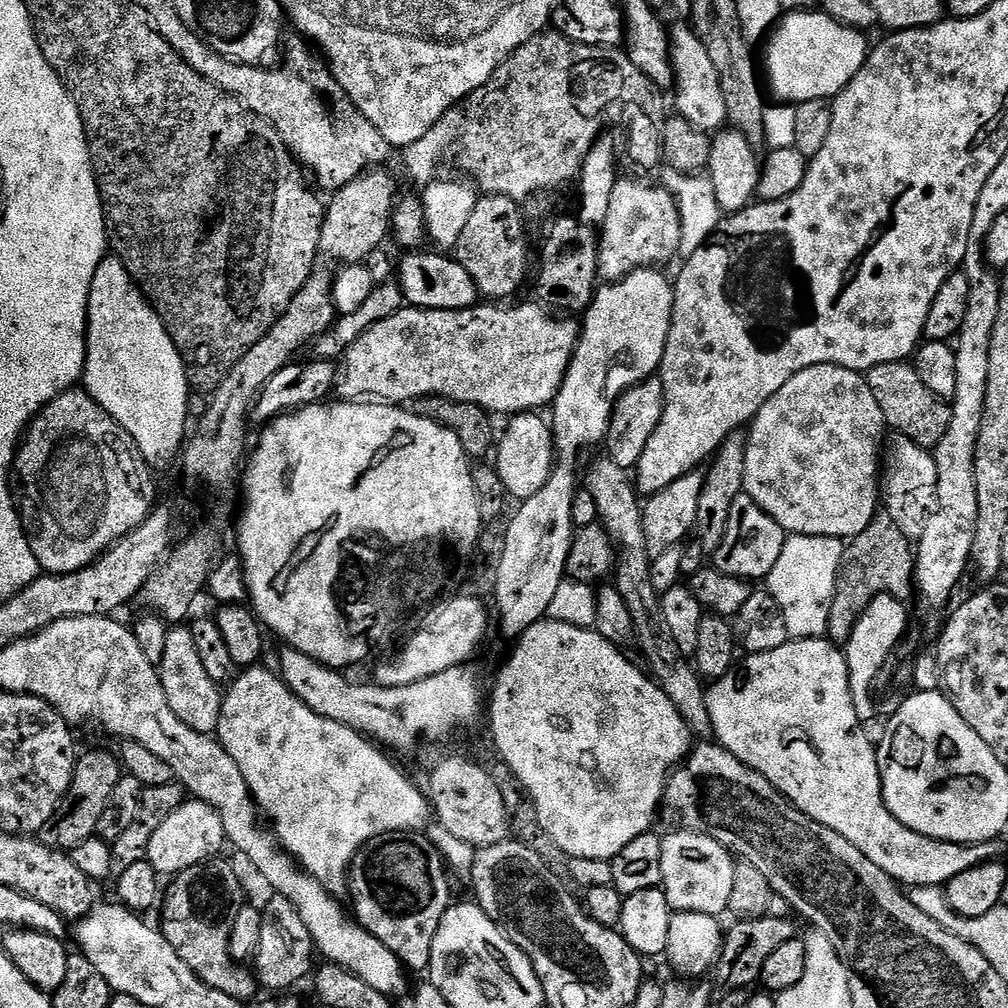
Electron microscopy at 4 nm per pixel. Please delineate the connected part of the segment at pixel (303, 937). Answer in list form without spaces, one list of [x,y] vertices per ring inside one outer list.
[[[275,893],[266,908],[266,923],[262,926],[262,942],[254,961],[254,971],[261,989],[269,988],[269,993],[280,994],[283,988],[292,988],[304,975],[314,968],[312,956],[315,957],[315,946],[310,932],[300,919],[297,908],[288,898]]]

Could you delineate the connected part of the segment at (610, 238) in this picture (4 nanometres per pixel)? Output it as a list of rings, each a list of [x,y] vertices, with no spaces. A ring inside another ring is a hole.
[[[617,179],[614,194],[610,194],[610,210],[606,210],[606,222],[601,229],[598,274],[606,282],[621,280],[639,268],[657,267],[679,255],[682,222],[679,206],[667,187],[647,188],[640,180]]]

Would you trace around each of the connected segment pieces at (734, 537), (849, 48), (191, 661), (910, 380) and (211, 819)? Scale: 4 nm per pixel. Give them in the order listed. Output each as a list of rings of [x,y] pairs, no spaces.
[[[743,494],[734,499],[730,509],[730,520],[726,527],[726,536],[714,555],[714,567],[726,575],[736,576],[747,582],[763,581],[774,570],[774,562],[778,562],[778,554],[782,554],[782,546],[786,533],[778,522],[754,502],[754,498]]]
[[[823,10],[813,12],[789,11],[772,29],[766,40],[768,49],[764,52],[762,68],[763,71],[764,68],[768,71],[768,80],[766,76],[767,87],[770,92],[770,87],[772,87],[773,94],[780,99],[777,101],[788,106],[805,104],[815,100],[831,101],[859,74],[862,66],[867,62],[870,43],[868,44],[868,40],[864,36],[867,35],[861,29],[851,28],[842,22],[838,22]]]
[[[172,626],[169,627],[166,638],[166,654],[162,654],[162,662],[158,666],[162,690],[166,690],[166,702],[170,702],[170,710],[190,726],[190,730],[199,732],[215,733],[220,721],[222,710],[222,688],[202,666],[198,656],[197,647],[194,644],[194,634],[191,627]]]
[[[899,360],[898,362],[886,362],[882,366],[874,366],[866,374],[870,394],[878,406],[882,406],[884,423],[893,433],[900,433],[918,446],[934,450],[938,442],[942,442],[942,434],[952,421],[952,405],[947,400],[938,398],[918,378],[918,370],[915,363]]]
[[[195,798],[187,799],[179,808],[158,826],[154,835],[150,838],[150,843],[147,846],[147,854],[145,859],[148,859],[150,864],[154,866],[154,870],[161,876],[173,876],[180,872],[185,872],[190,866],[201,864],[204,860],[213,859],[217,857],[223,847],[227,843],[227,836],[225,834],[225,827],[222,826],[222,820],[219,818],[217,812],[208,803],[202,803]]]

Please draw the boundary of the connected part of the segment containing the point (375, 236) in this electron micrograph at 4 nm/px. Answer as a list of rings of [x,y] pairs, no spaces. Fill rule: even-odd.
[[[368,170],[356,176],[354,182],[335,189],[336,196],[326,204],[324,214],[324,225],[320,235],[320,252],[328,255],[332,260],[341,260],[339,263],[344,266],[351,266],[367,261],[368,256],[375,248],[381,247],[385,243],[384,239],[389,239],[392,227],[392,213],[394,211],[394,201],[396,196],[396,184],[392,181],[392,176],[388,170]]]

